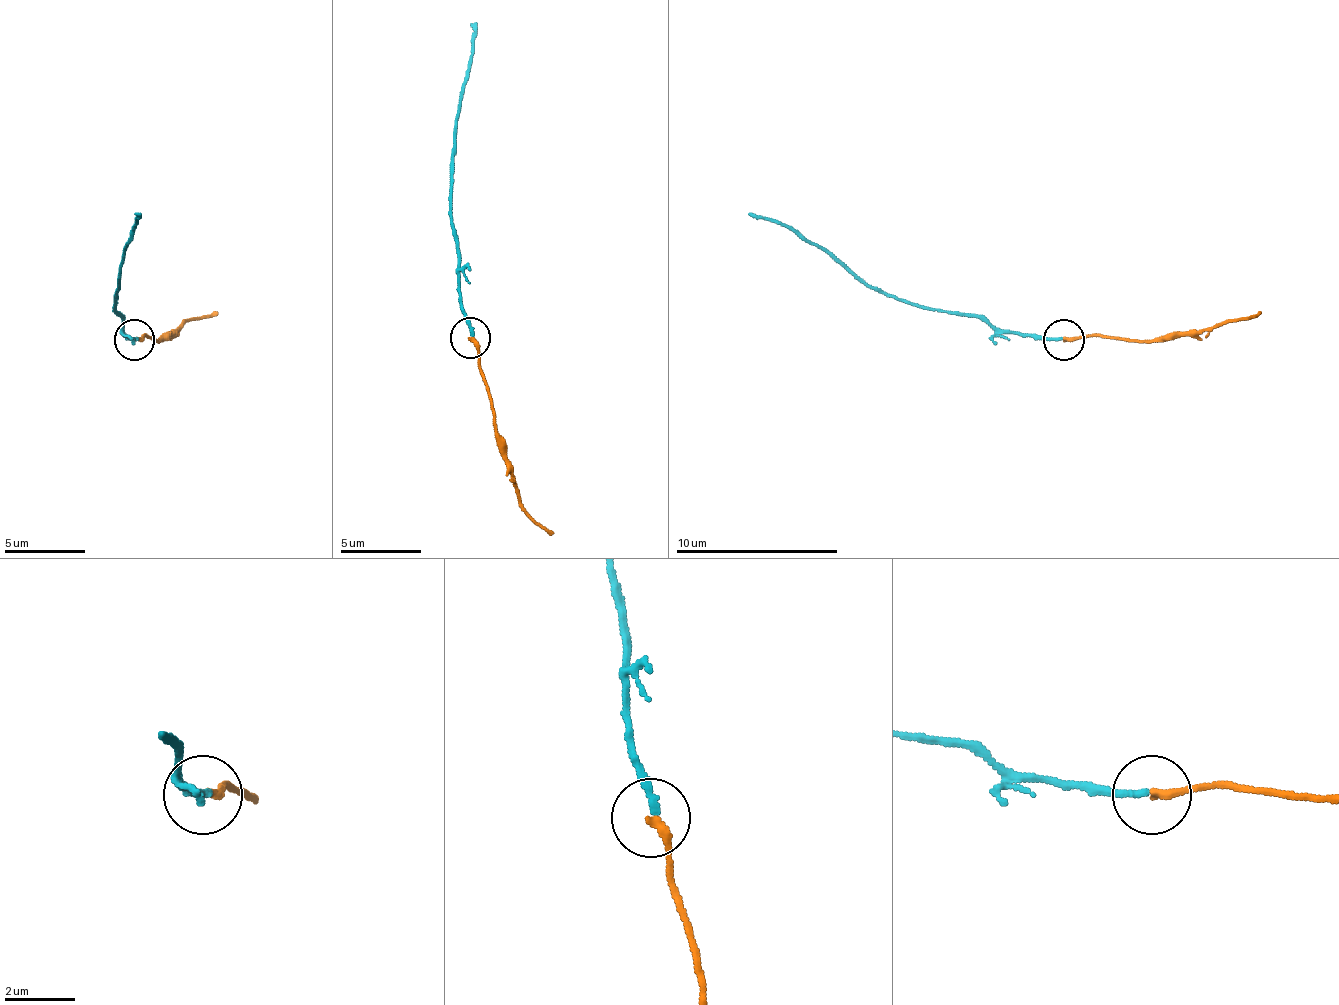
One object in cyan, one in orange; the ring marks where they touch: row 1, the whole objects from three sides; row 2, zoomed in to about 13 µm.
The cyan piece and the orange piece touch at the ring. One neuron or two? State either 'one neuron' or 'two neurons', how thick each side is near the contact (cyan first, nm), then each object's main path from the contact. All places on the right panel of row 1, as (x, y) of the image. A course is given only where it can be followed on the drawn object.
one neuron; 200 nm thick on the cyan side, 240 nm on the other; cyan runs (1060, 338), (1016, 334), (963, 314), (886, 298), (784, 225), (747, 212); orange runs (1064, 338), (1194, 334), (1259, 310)

